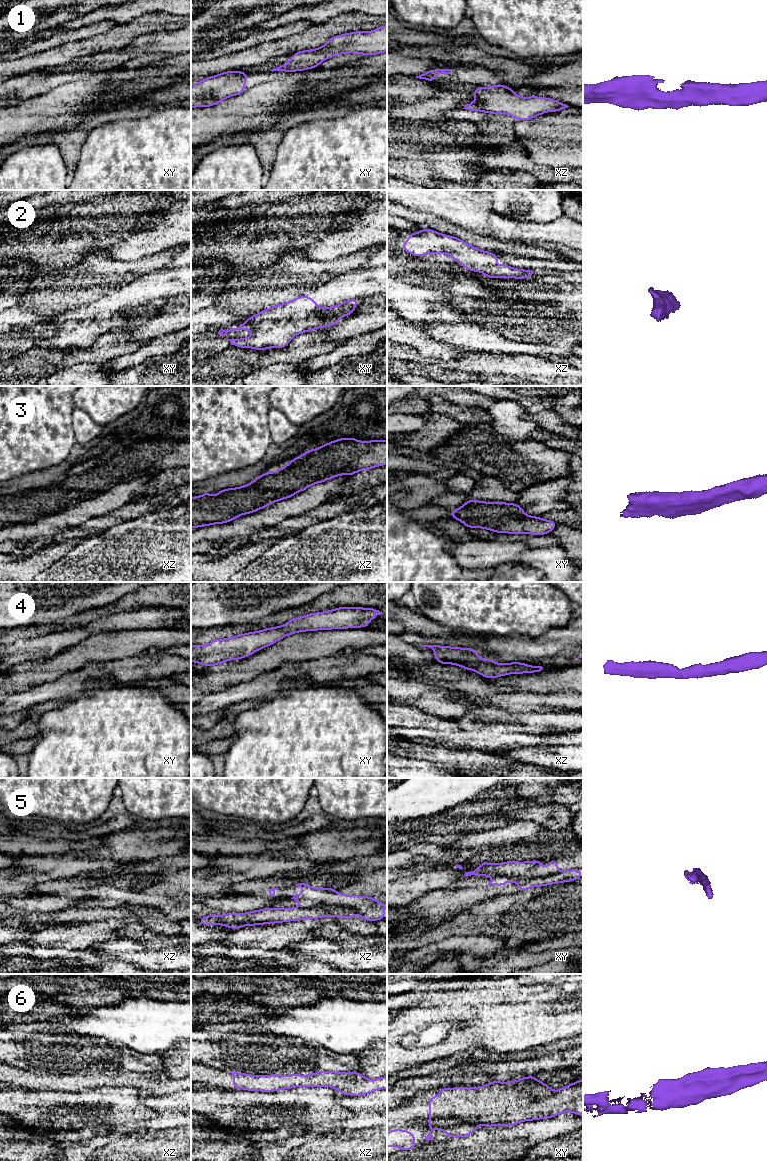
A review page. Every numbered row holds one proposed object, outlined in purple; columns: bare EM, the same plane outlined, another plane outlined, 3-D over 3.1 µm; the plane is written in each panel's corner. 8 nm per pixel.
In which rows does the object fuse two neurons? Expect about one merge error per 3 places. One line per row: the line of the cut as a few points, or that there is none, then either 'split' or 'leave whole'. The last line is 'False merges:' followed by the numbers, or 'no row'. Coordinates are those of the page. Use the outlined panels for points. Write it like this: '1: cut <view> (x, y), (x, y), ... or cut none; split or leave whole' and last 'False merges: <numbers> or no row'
1: cut none; leave whole
2: cut none; leave whole
3: cut none; leave whole
4: cut none; leave whole
5: cut xy (558, 871), (552, 874), (518, 879), (507, 876), (494, 877); split
6: cut none; leave whole
False merges: 5

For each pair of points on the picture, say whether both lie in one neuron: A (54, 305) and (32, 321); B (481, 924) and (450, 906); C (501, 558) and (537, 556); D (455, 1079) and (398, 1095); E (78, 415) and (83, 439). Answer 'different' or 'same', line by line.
A: different
B: different
C: different
D: same
E: same

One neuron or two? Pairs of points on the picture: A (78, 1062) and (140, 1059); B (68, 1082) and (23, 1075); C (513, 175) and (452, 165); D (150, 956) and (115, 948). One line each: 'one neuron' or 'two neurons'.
A: one neuron
B: one neuron
C: two neurons
D: one neuron

